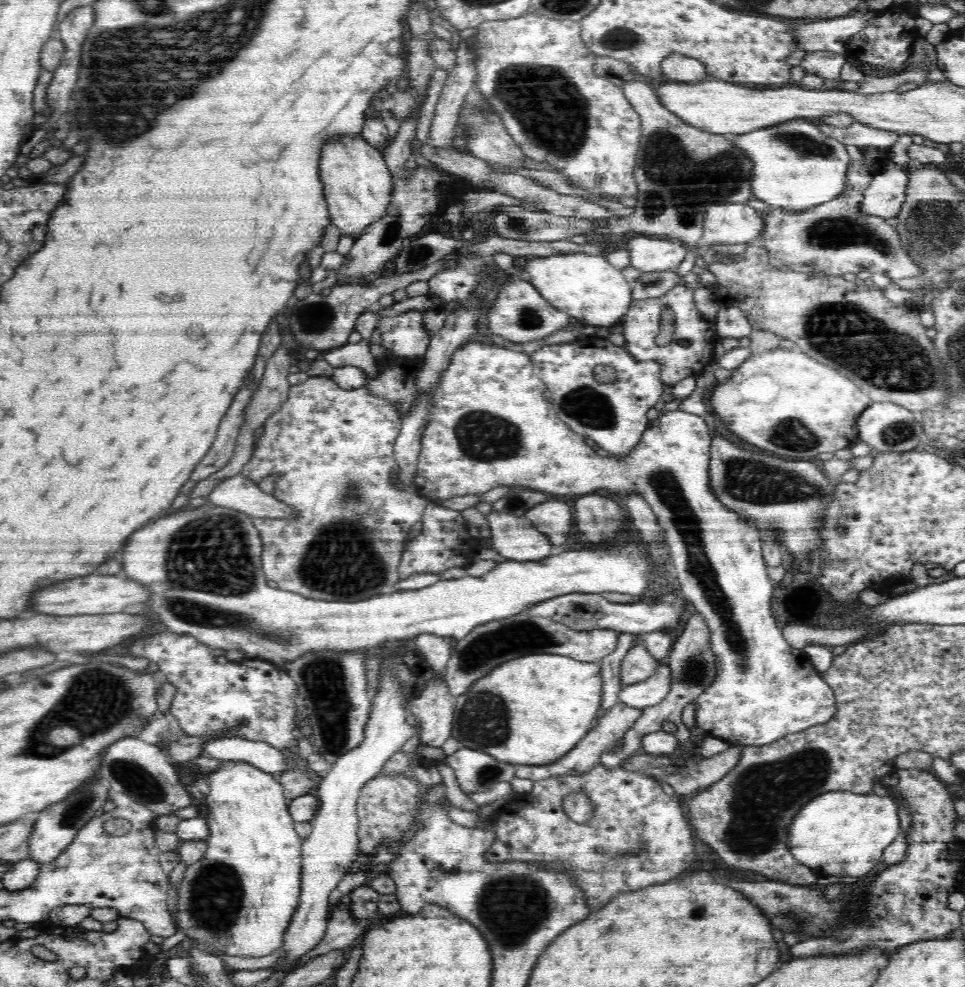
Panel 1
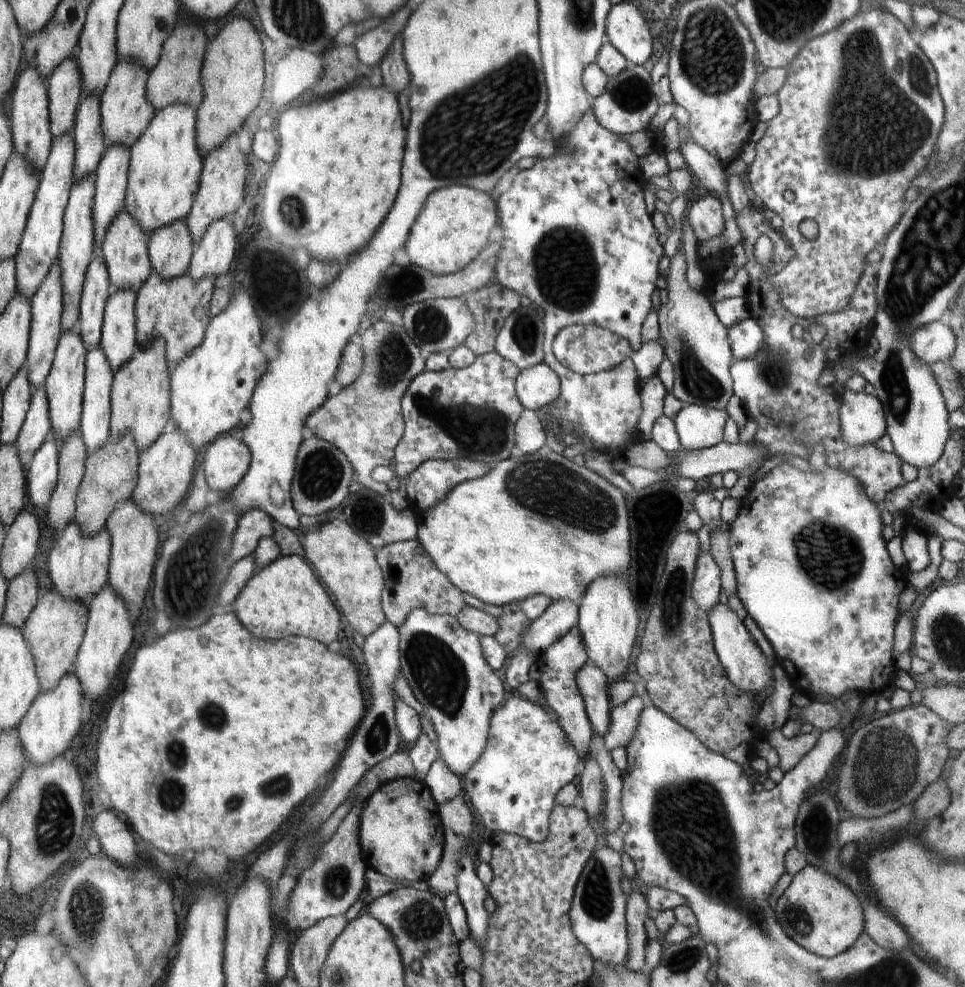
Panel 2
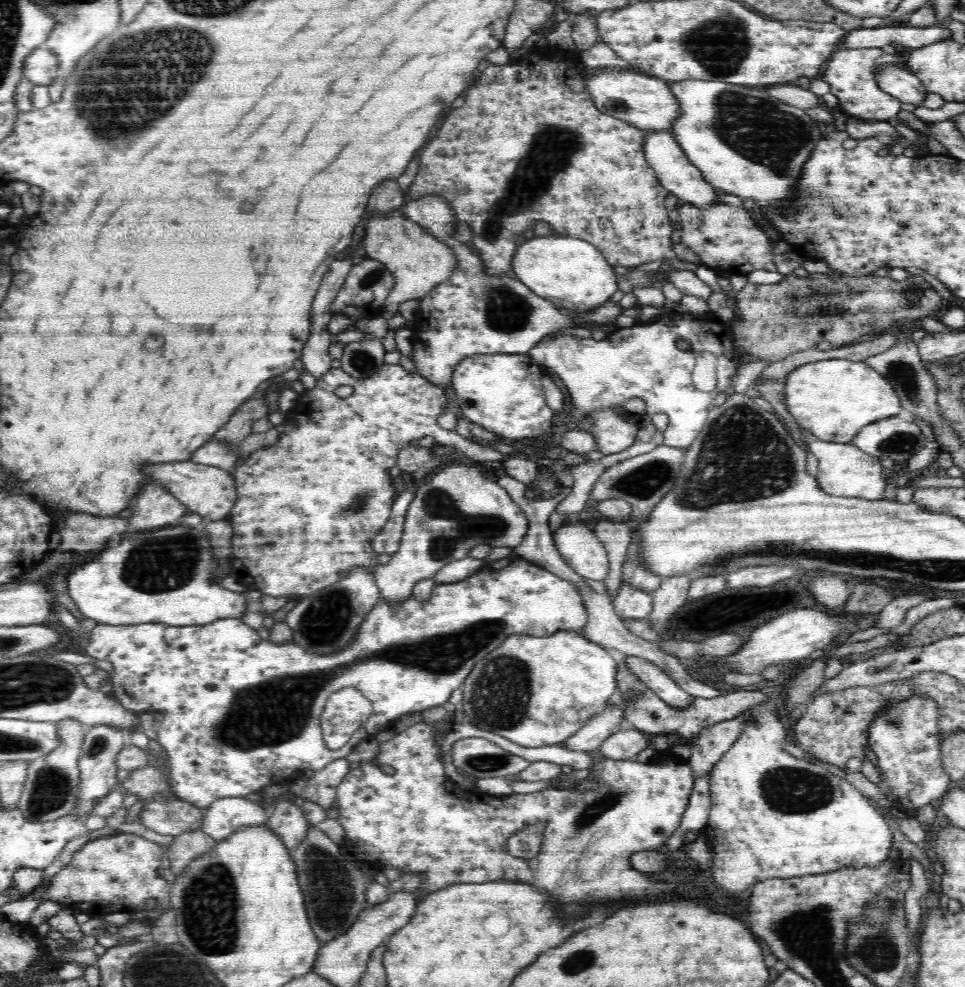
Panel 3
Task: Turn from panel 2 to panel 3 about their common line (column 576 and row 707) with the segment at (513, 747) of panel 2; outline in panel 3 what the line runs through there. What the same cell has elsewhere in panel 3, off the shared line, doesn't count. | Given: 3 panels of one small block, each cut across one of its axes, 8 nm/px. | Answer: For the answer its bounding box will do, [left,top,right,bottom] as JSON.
[702,700,893,892]

